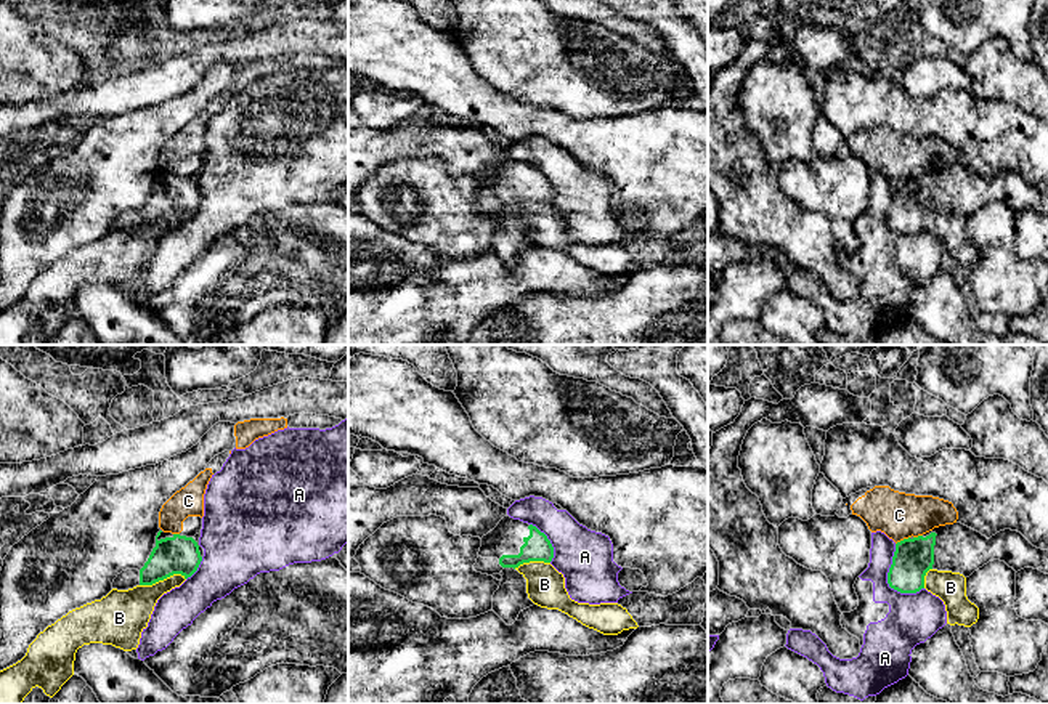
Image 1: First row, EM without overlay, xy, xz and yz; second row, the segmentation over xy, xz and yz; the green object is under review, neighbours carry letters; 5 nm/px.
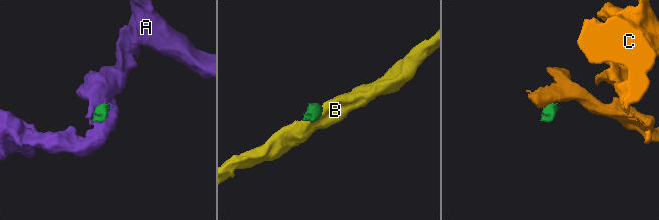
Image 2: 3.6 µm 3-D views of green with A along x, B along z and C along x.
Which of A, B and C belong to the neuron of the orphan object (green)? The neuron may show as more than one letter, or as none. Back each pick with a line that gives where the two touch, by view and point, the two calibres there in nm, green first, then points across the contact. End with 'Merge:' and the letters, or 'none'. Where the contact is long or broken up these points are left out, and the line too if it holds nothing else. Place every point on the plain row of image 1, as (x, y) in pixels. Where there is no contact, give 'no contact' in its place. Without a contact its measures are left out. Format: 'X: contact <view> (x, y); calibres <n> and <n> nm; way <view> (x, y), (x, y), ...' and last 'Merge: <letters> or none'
Merge: none

